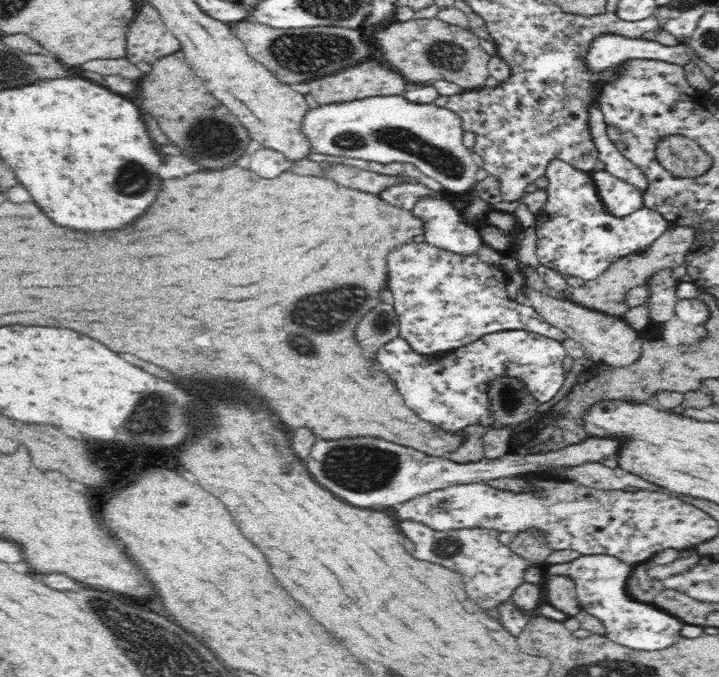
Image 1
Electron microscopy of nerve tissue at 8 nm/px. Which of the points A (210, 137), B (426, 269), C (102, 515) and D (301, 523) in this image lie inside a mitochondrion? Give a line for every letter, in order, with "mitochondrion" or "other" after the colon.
A: mitochondrion
B: other
C: other
D: other

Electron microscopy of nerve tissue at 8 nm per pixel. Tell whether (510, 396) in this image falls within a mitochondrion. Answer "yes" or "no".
yes

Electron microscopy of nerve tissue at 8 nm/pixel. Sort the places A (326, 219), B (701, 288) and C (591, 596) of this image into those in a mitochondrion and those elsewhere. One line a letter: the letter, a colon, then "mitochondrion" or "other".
A: other
B: other
C: other

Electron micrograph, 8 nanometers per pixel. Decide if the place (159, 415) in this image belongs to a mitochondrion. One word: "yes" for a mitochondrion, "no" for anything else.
yes

